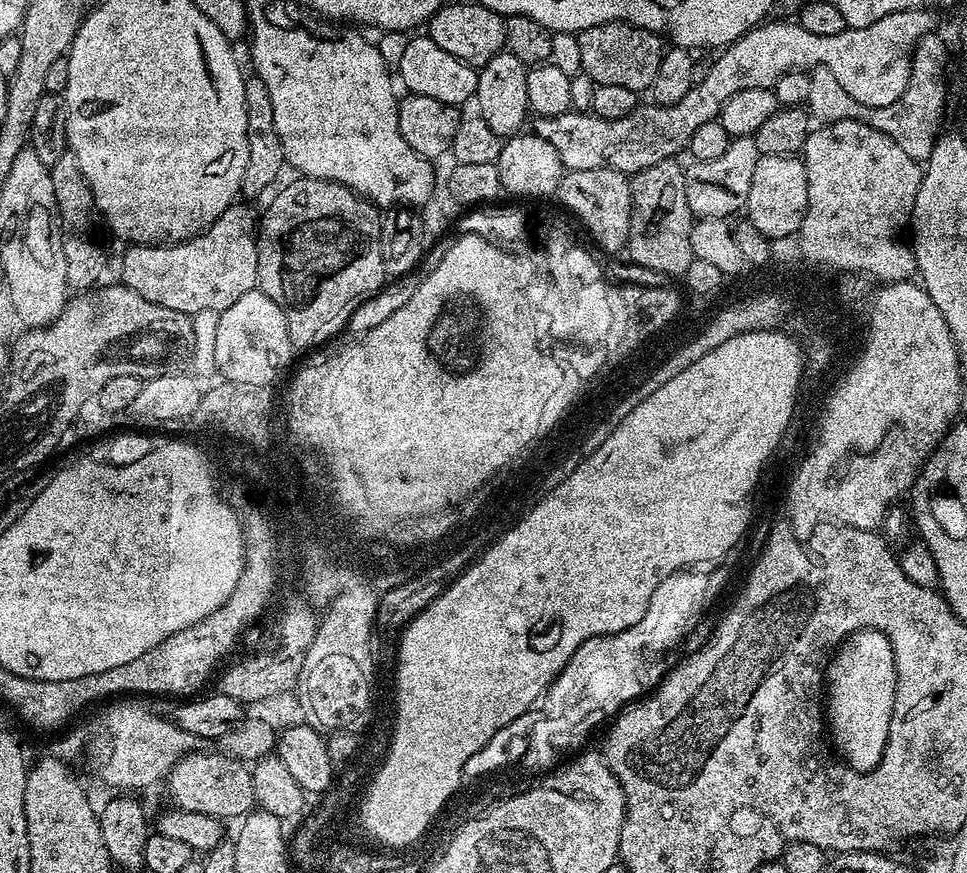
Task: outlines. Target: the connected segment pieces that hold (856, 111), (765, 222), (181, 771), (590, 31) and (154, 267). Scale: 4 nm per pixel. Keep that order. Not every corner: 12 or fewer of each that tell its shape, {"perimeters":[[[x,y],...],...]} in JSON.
{"perimeters":[[[927,32],[898,102],[862,106],[830,70],[810,74],[809,113],[860,120],[926,162],[945,127],[948,44]],[[799,155],[761,156],[747,223],[773,242],[799,233],[808,182]],[[193,750],[168,773],[171,803],[228,822],[256,808],[249,765]],[[622,20],[578,35],[582,72],[649,91],[666,44]],[[258,216],[179,244],[128,244],[124,287],[189,318],[258,284]]]}

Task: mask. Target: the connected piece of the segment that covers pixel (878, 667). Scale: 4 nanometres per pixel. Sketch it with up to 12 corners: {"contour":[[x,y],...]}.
{"contour":[[851,632],[828,661],[826,728],[872,773],[888,749],[892,643]]}

